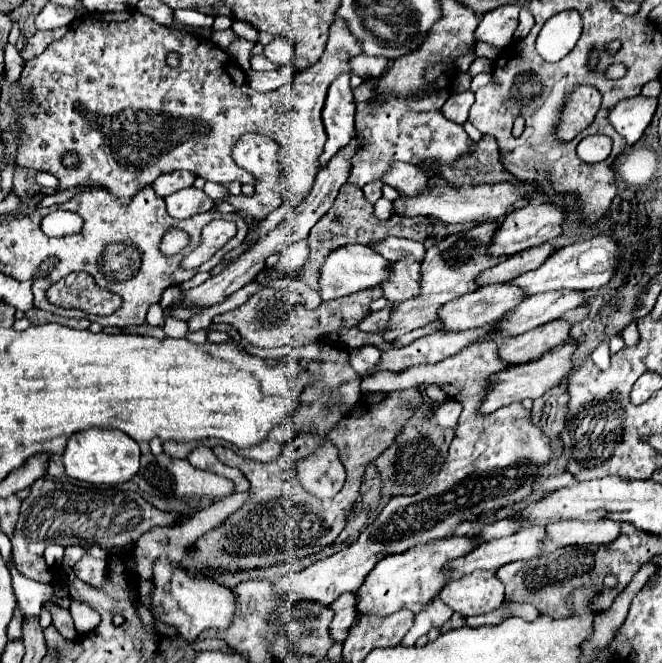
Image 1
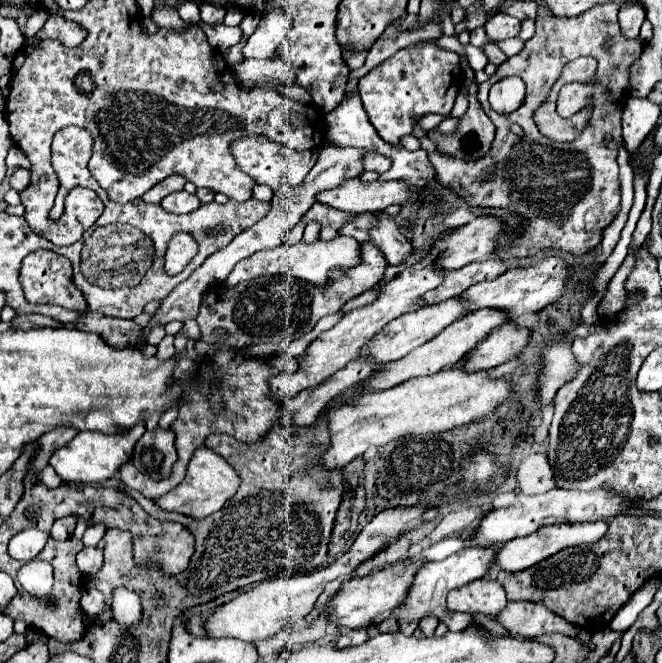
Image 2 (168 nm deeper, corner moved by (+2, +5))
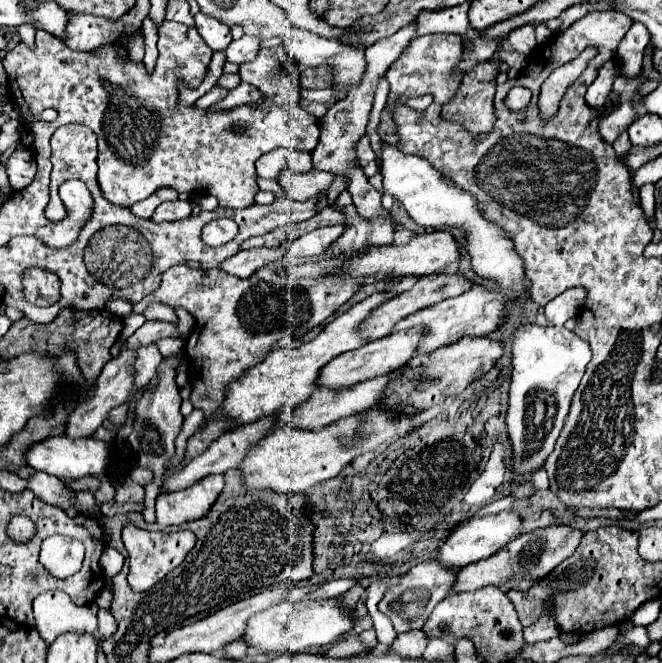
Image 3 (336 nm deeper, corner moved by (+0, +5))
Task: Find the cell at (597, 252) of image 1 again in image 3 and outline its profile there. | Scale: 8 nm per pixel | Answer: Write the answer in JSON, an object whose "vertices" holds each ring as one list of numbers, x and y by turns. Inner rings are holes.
{"vertices":[[474,286,468,292,456,296,456,298,448,298,444,302,438,302,434,306,428,306,420,312,414,312,412,316,406,316,404,320,400,320,400,324,396,324,396,328,392,332,400,332,400,330,408,330,414,326,424,328,424,340,420,342,418,352,434,352,442,346,454,344,464,336,488,336,492,334,500,322,502,322,502,314,504,314,504,300,498,298,498,292,488,290,484,286]]}

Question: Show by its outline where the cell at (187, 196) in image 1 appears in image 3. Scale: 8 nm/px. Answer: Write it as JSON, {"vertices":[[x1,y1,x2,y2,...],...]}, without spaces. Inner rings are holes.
{"vertices":[[176,200,176,202,164,202,160,204,154,214,152,222,174,222,174,220,184,220,192,214,190,202,188,200]]}

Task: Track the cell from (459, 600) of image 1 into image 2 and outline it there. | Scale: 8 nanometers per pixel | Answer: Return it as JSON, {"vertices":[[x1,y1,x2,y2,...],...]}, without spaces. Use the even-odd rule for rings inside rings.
{"vertices":[[488,578,472,580,470,584,448,592,448,610,458,612,484,612,488,616,496,616,506,602,508,598,502,584]]}

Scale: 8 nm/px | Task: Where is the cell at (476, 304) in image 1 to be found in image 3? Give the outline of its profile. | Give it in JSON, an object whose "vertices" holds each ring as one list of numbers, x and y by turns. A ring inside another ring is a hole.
{"vertices":[[412,328,408,332,396,332,396,334,384,336,380,340,374,340,370,344,364,344,364,346,360,346,356,350,344,352,342,356,330,360,320,370,320,376,316,380,316,386,330,388,330,390,340,390,340,388,350,388,350,386,356,386,360,382,372,380,372,378,376,378,380,374,388,374,394,368,404,366,416,354,416,346,418,346,420,340,422,340,422,330,420,328]]}

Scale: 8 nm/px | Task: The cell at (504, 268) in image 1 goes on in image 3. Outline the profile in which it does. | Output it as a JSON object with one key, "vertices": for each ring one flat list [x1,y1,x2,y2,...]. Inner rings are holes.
{"vertices":[[430,274,430,276,424,276,410,290,406,290,402,294,396,294,396,296,392,296,392,300,386,300,384,304,380,304,380,308,374,308,372,316,368,316,368,320,364,320,360,336,364,336,364,340,368,340,368,342,370,342,370,338,378,340,380,336,390,334,390,330,394,328,394,324,398,320,406,318,408,314,412,314,416,310,422,310,422,308,428,308,428,306,432,306,432,304,436,304,440,300,460,296,466,290,470,290,472,286,474,284,470,280,466,280,464,276,460,276,460,274]]}

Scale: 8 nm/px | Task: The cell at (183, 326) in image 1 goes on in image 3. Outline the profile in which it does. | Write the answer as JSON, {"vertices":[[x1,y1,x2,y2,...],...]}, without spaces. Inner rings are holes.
{"vertices":[[150,304,144,310,144,318,146,320,164,320,164,322,172,322,172,324,178,322,174,310,170,306,166,306,166,304]]}

